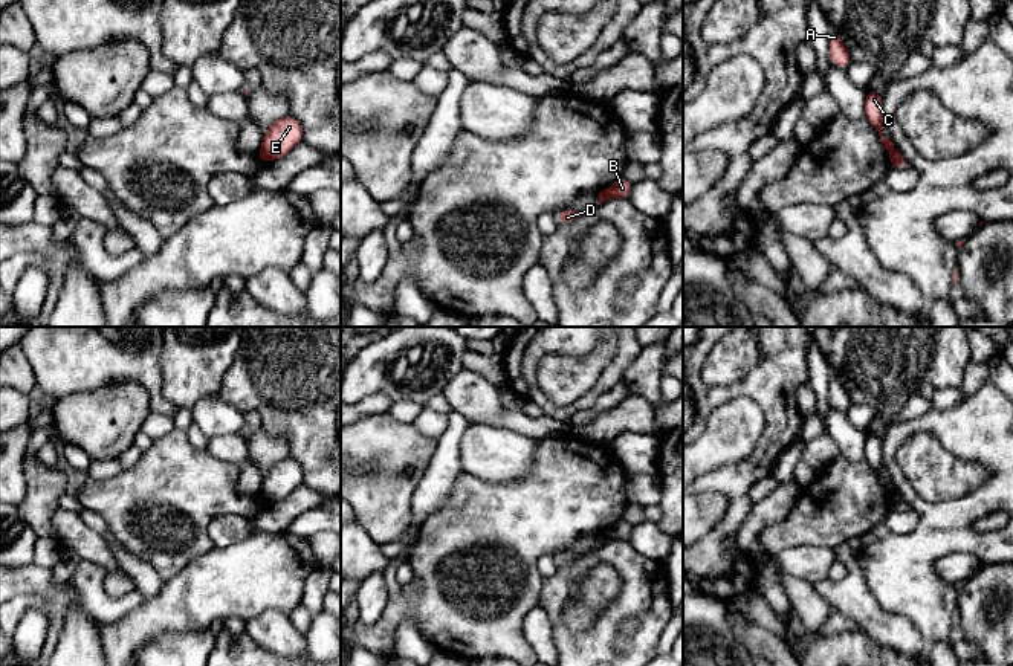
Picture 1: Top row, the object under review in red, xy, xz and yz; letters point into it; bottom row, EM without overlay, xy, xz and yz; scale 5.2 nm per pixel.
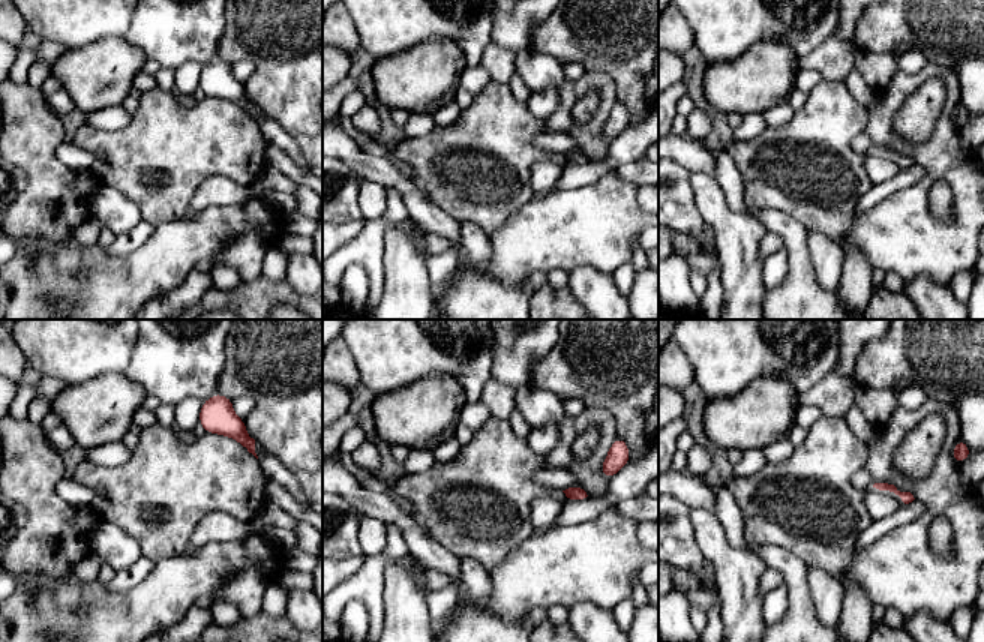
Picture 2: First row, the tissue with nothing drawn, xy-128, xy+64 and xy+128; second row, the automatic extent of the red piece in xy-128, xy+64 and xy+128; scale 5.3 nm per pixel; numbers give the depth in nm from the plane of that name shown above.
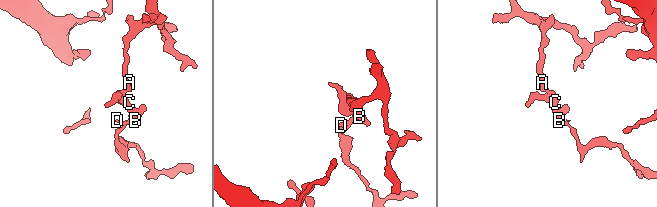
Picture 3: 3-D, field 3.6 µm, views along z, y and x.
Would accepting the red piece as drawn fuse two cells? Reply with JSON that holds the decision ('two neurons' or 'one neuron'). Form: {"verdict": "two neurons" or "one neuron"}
{"verdict": "two neurons"}

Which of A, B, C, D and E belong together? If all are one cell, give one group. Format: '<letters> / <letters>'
A B C E / D

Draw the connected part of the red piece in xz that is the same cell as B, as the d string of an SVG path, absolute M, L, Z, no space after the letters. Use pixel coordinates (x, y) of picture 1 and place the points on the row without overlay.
M625 519L616 522L610 530L605 532L605 536L613 541L628 541L633 525Z

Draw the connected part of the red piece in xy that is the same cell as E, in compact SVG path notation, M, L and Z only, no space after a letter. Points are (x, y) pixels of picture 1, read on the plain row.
M295 458L275 463L261 483L261 495L269 501L283 501L296 486L303 484L303 469Z

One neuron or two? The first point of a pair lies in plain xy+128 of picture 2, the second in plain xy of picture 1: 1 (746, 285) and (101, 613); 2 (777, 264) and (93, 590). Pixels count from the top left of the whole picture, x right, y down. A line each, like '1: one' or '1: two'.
1: two
2: one

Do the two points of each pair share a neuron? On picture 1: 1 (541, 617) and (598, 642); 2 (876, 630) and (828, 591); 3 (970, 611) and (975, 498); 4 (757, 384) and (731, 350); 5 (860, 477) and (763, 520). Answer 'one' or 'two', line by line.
1: two
2: one
3: two
4: two
5: two

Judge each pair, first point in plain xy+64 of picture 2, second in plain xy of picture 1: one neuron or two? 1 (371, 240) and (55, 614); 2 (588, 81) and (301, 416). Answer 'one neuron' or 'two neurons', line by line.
1: two neurons
2: two neurons

